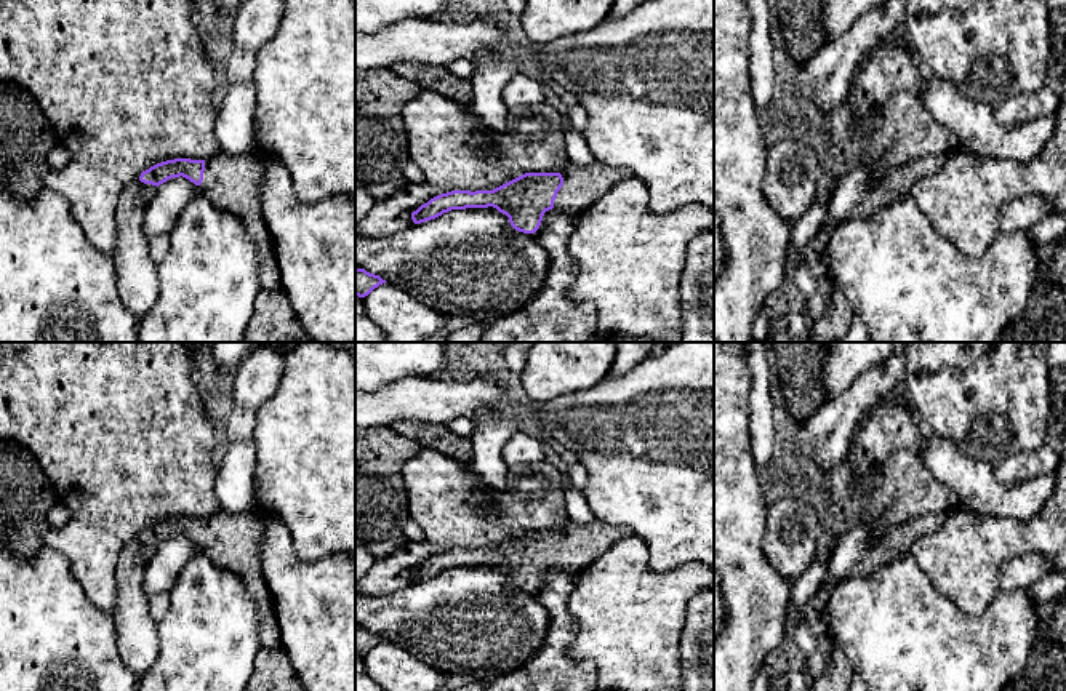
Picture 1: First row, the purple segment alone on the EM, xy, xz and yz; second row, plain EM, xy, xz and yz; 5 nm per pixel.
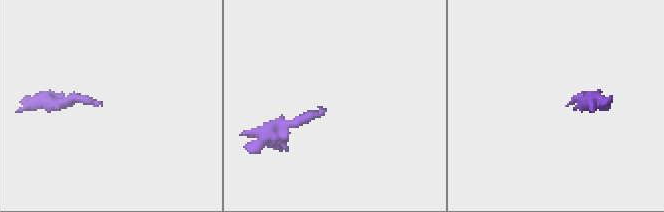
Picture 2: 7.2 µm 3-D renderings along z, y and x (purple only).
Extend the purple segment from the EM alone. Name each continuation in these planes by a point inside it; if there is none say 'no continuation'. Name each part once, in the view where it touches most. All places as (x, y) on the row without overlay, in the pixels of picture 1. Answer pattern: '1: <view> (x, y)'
1: xz (583, 544)

